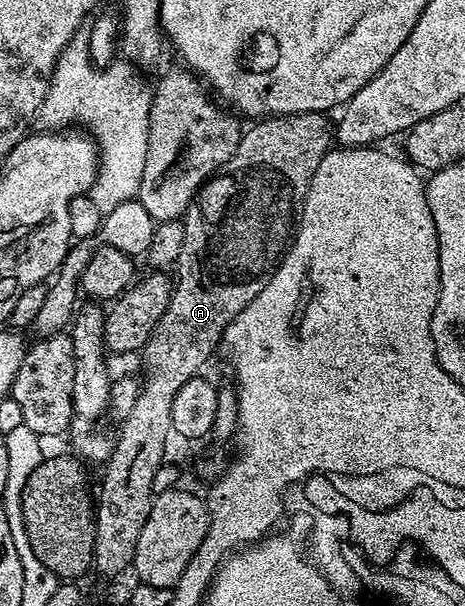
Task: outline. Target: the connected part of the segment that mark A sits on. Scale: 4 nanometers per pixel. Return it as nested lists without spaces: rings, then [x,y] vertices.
[[[287,113],[284,115],[278,115],[276,117],[267,117],[261,120],[258,120],[256,123],[250,124],[253,125],[244,130],[241,134],[241,142],[239,143],[239,147],[235,151],[235,155],[231,155],[231,159],[227,164],[223,166],[223,168],[219,171],[220,175],[214,175],[209,178],[208,181],[205,182],[204,185],[201,186],[200,189],[197,190],[197,196],[193,198],[193,202],[189,205],[189,209],[185,213],[183,218],[185,223],[185,234],[183,235],[183,245],[181,254],[178,255],[177,260],[175,262],[175,270],[177,269],[178,277],[175,277],[175,284],[173,286],[173,294],[171,295],[171,299],[167,303],[167,311],[163,311],[163,319],[159,319],[159,323],[155,327],[155,331],[150,335],[147,339],[147,343],[145,344],[145,348],[143,350],[143,356],[145,356],[145,373],[143,372],[143,380],[141,382],[141,390],[139,391],[139,399],[135,399],[135,407],[131,410],[131,415],[127,415],[127,419],[125,421],[120,422],[119,428],[121,429],[118,433],[115,433],[115,440],[113,443],[113,450],[111,451],[111,455],[109,456],[109,460],[104,462],[103,469],[105,469],[105,474],[101,477],[101,494],[98,492],[95,497],[95,520],[97,522],[97,526],[95,527],[95,543],[93,544],[93,563],[92,568],[94,570],[98,569],[99,572],[102,573],[105,577],[117,577],[120,575],[124,569],[128,570],[133,563],[133,556],[135,555],[135,543],[139,543],[139,531],[143,531],[143,523],[147,523],[147,515],[151,515],[151,507],[153,506],[153,499],[154,499],[154,491],[153,491],[153,480],[155,479],[155,471],[163,464],[166,460],[165,457],[165,436],[170,436],[171,430],[173,428],[173,424],[171,423],[171,403],[175,395],[179,393],[179,387],[183,387],[183,383],[187,383],[192,379],[192,377],[198,376],[202,372],[201,368],[204,367],[205,364],[209,361],[209,356],[212,355],[213,352],[218,352],[219,346],[221,344],[221,337],[227,331],[227,327],[231,323],[231,319],[235,319],[235,315],[239,315],[239,311],[243,311],[243,307],[247,307],[247,303],[251,303],[251,299],[255,299],[255,295],[259,295],[259,291],[263,291],[263,287],[267,287],[267,283],[271,279],[271,275],[275,270],[277,270],[278,265],[281,263],[281,259],[283,254],[286,252],[287,246],[290,244],[291,241],[291,234],[294,232],[295,229],[295,218],[298,216],[299,210],[301,205],[305,202],[305,196],[307,195],[307,191],[309,190],[309,184],[311,183],[311,179],[315,175],[315,171],[319,167],[319,163],[323,159],[323,155],[328,153],[331,146],[334,144],[335,141],[335,133],[334,130],[331,128],[331,121],[329,125],[328,116],[325,113]]]

